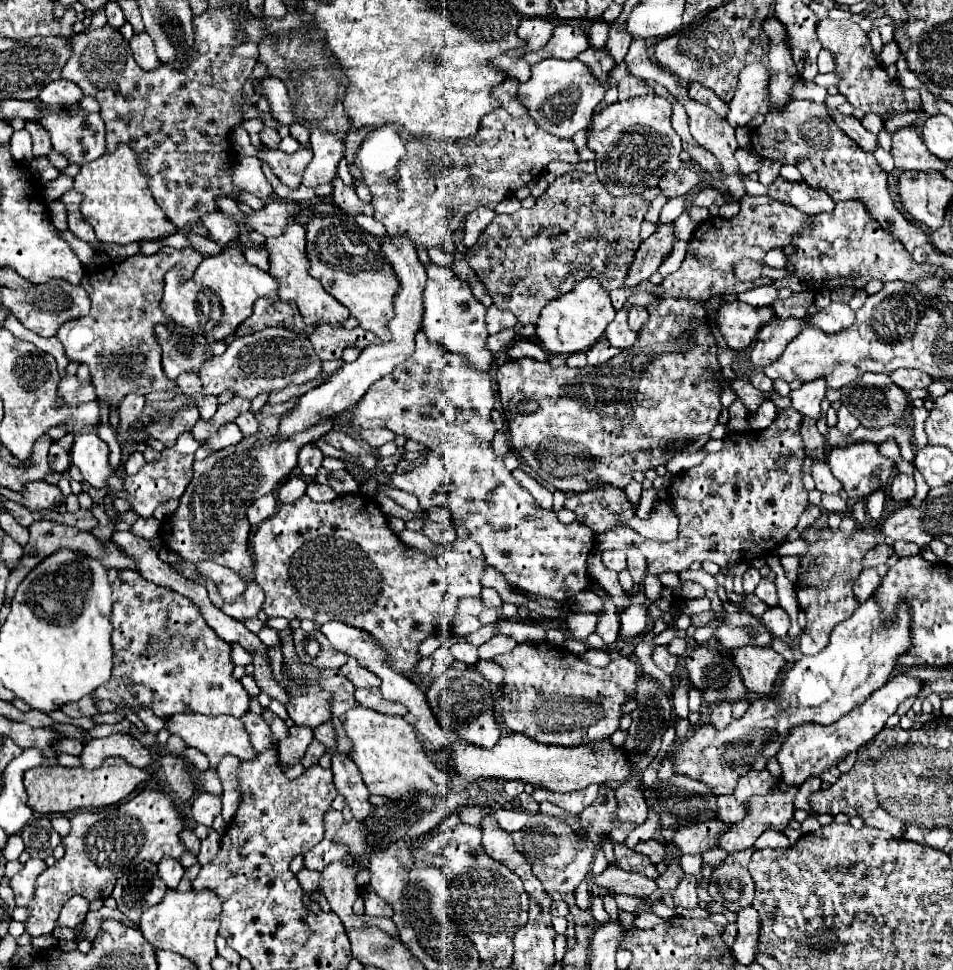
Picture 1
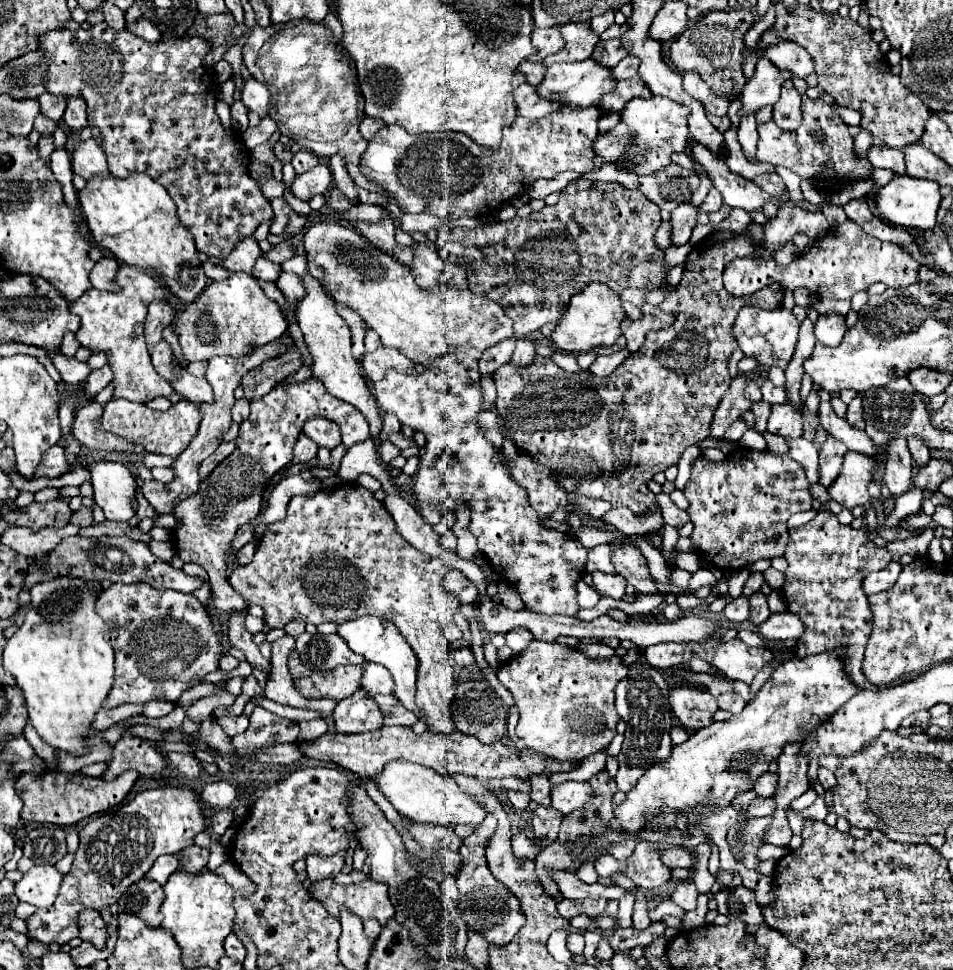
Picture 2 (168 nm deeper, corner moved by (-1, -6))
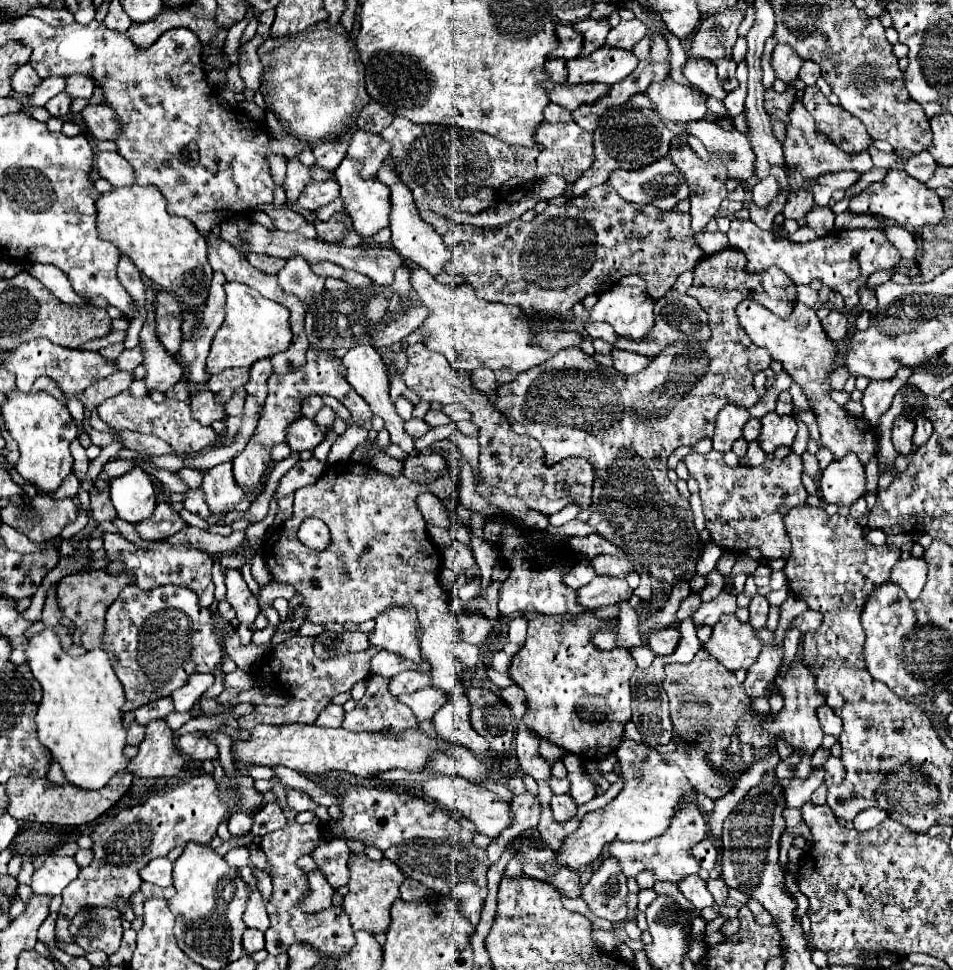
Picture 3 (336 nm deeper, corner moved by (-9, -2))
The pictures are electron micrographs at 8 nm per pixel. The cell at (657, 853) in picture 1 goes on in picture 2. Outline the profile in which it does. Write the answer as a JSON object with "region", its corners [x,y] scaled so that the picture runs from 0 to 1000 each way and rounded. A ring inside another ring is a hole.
{"region":[[[712,872],[694,876],[694,887],[700,895],[727,895],[729,893],[729,880],[725,876],[717,876]]]}

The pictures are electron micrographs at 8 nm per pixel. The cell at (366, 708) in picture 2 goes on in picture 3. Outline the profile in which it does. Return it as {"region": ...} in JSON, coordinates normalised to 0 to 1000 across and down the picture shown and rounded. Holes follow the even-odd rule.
{"region":[[[387,697],[383,718],[375,724],[373,732],[362,736],[358,751],[364,751],[366,755],[435,751],[440,744],[435,742],[431,730],[427,730],[414,718],[410,718],[406,713],[406,705],[408,705],[408,699]]]}

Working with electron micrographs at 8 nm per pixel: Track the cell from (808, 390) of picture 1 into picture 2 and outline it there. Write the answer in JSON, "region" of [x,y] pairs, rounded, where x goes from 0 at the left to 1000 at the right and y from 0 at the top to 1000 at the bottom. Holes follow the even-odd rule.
{"region":[[[824,412],[822,416],[809,419],[805,443],[822,452],[838,452],[843,445],[843,416],[834,419],[832,414]]]}

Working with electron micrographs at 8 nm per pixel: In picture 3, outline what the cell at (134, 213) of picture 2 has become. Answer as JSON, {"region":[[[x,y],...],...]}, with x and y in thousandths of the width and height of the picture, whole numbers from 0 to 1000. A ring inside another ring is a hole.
{"region":[[[133,192],[133,194],[121,194],[114,200],[106,200],[102,206],[102,219],[104,219],[102,223],[104,243],[108,247],[121,249],[127,262],[133,264],[148,278],[148,282],[152,282],[158,291],[184,303],[188,311],[198,318],[207,318],[215,313],[217,303],[219,303],[221,282],[224,282],[217,268],[215,245],[209,243],[209,239],[203,235],[203,231],[196,225],[179,223],[175,219],[175,206],[163,192]]]}

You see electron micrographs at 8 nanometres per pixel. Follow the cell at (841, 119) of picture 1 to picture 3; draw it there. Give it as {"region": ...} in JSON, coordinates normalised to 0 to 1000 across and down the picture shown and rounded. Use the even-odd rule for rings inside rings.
{"region":[[[966,157],[950,165],[950,177],[964,188],[973,188],[979,181],[981,173],[983,173],[983,167],[975,157]]]}

